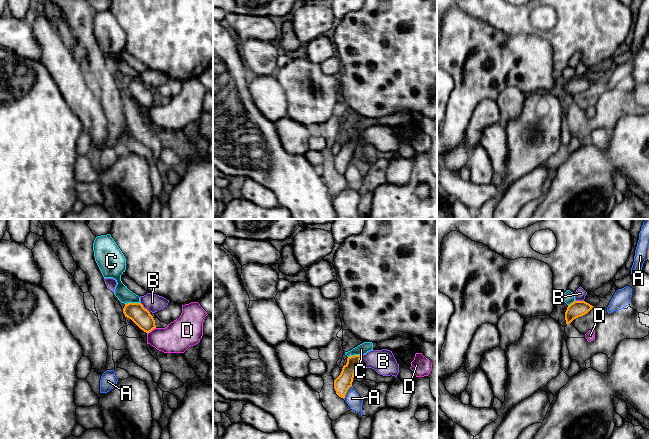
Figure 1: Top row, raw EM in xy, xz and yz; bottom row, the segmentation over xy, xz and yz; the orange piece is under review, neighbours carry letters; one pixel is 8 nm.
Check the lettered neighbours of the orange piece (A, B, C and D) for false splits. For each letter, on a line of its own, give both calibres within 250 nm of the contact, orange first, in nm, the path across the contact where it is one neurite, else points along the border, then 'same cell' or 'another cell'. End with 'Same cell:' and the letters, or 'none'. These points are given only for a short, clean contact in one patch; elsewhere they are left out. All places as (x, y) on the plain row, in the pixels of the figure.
A: calibres 130 and 120 nm; another cell
B: calibres 130 and 190 nm; another cell
C: calibres 150 and 120 nm; border xy (139, 78), (128, 78), (125, 80); another cell
D: calibres 150 and 240 nm; border xy (155, 103), (147, 109); another cell
Same cell: none

